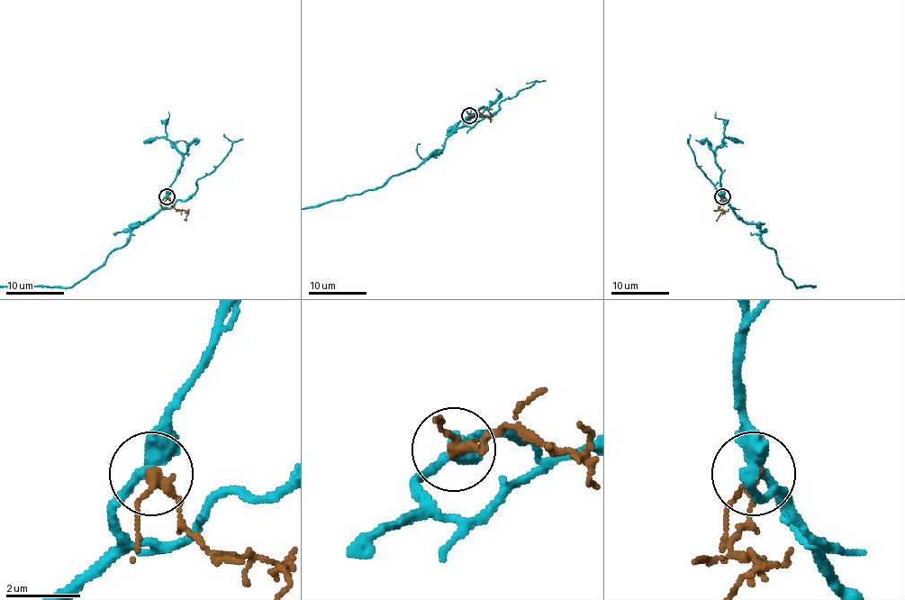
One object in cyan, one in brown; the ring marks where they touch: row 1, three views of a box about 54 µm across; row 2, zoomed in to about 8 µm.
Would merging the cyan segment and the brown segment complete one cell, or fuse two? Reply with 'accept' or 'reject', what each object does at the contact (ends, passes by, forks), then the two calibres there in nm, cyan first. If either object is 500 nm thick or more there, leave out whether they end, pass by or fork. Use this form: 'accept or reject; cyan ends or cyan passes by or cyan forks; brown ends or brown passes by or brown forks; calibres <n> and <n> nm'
reject; cyan passes by; brown passes by; calibres 400 and 260 nm

